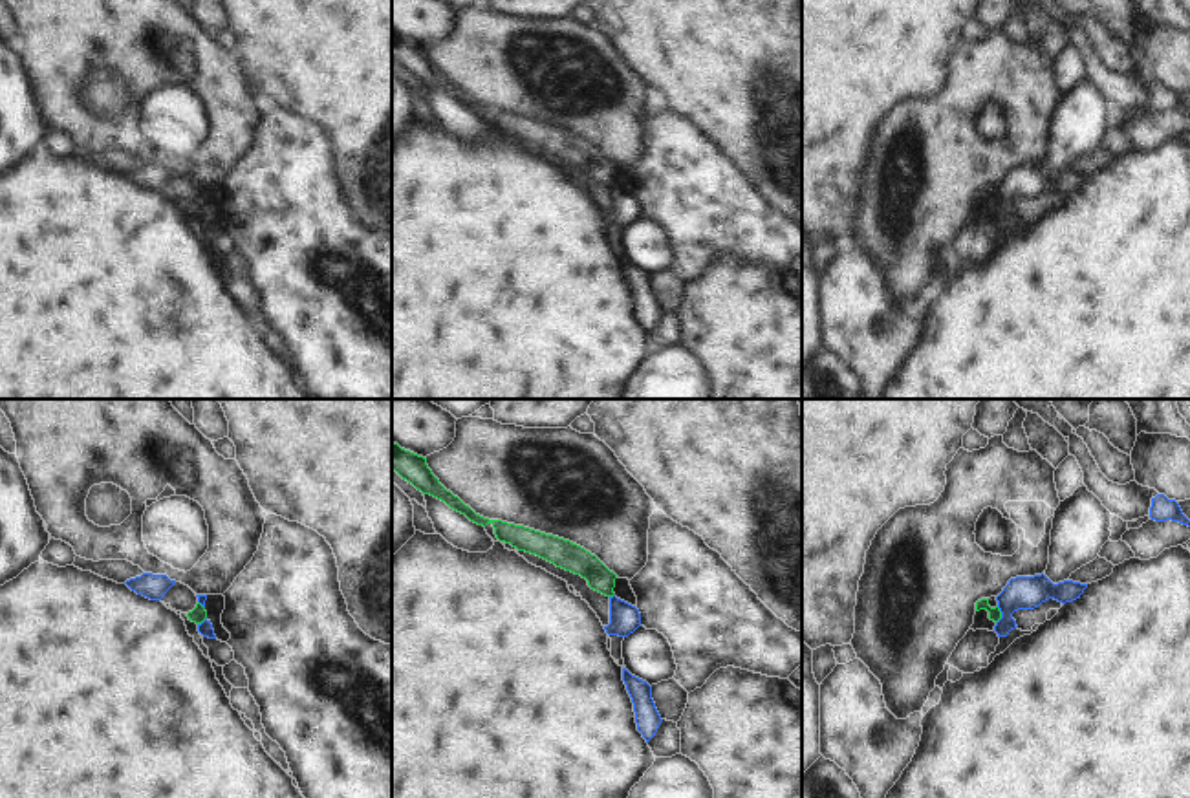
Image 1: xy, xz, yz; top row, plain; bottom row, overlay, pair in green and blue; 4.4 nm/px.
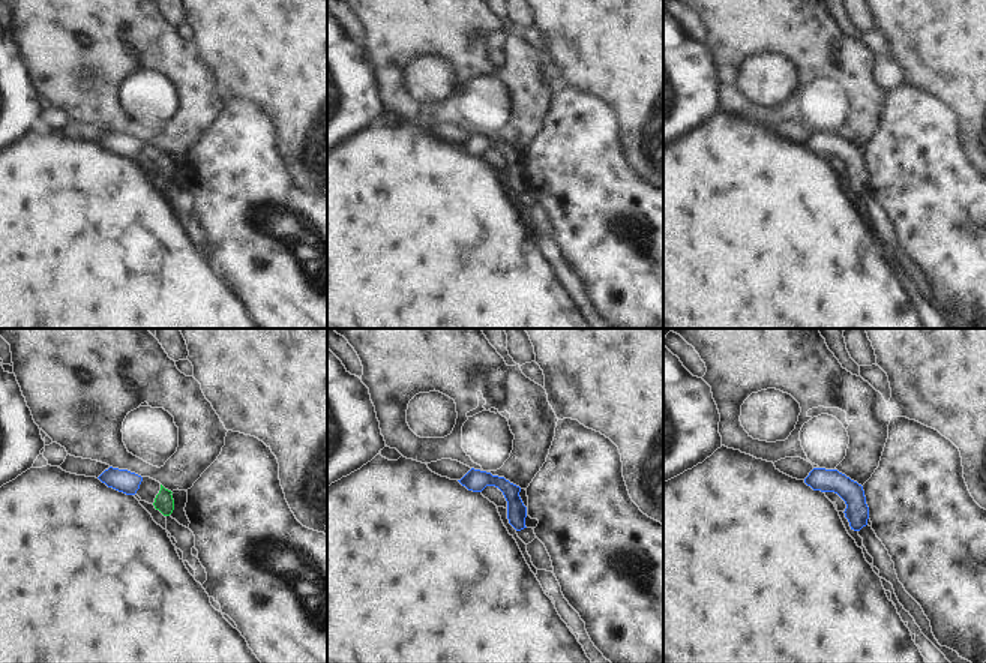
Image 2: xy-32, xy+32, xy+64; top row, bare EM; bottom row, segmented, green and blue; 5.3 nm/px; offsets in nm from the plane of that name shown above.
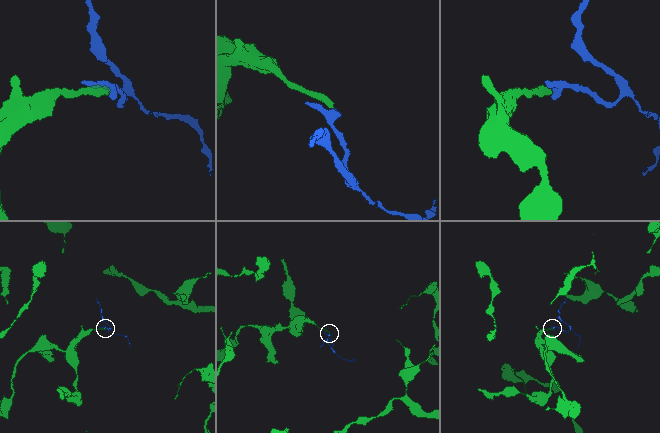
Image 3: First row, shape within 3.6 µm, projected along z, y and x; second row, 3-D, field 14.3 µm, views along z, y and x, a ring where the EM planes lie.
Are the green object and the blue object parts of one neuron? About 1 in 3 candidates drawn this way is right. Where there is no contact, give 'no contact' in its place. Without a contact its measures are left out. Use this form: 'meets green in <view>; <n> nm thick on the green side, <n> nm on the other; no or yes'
meets green in yz; 60 nm thick on the green side, 140 nm on the other; no

